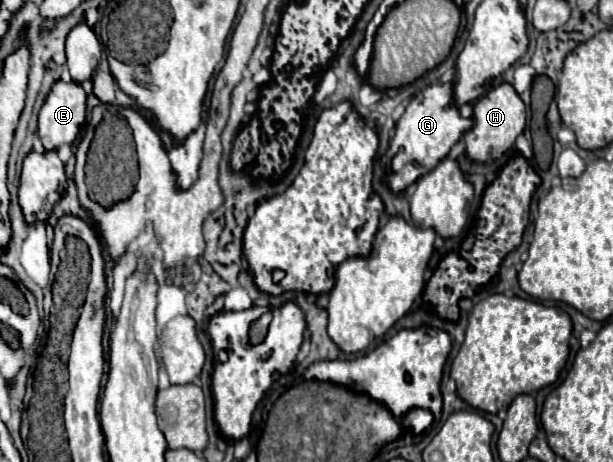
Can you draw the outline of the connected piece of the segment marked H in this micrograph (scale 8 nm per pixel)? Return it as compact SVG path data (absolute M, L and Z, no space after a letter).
M503 82L497 88L493 88L491 92L487 92L481 100L475 102L475 106L473 106L473 120L475 120L475 124L463 136L465 144L467 144L465 152L473 160L493 162L499 156L503 156L503 152L507 152L515 144L515 138L525 128L527 112L525 112L523 100L515 92L515 88L511 84L507 84L507 82Z

